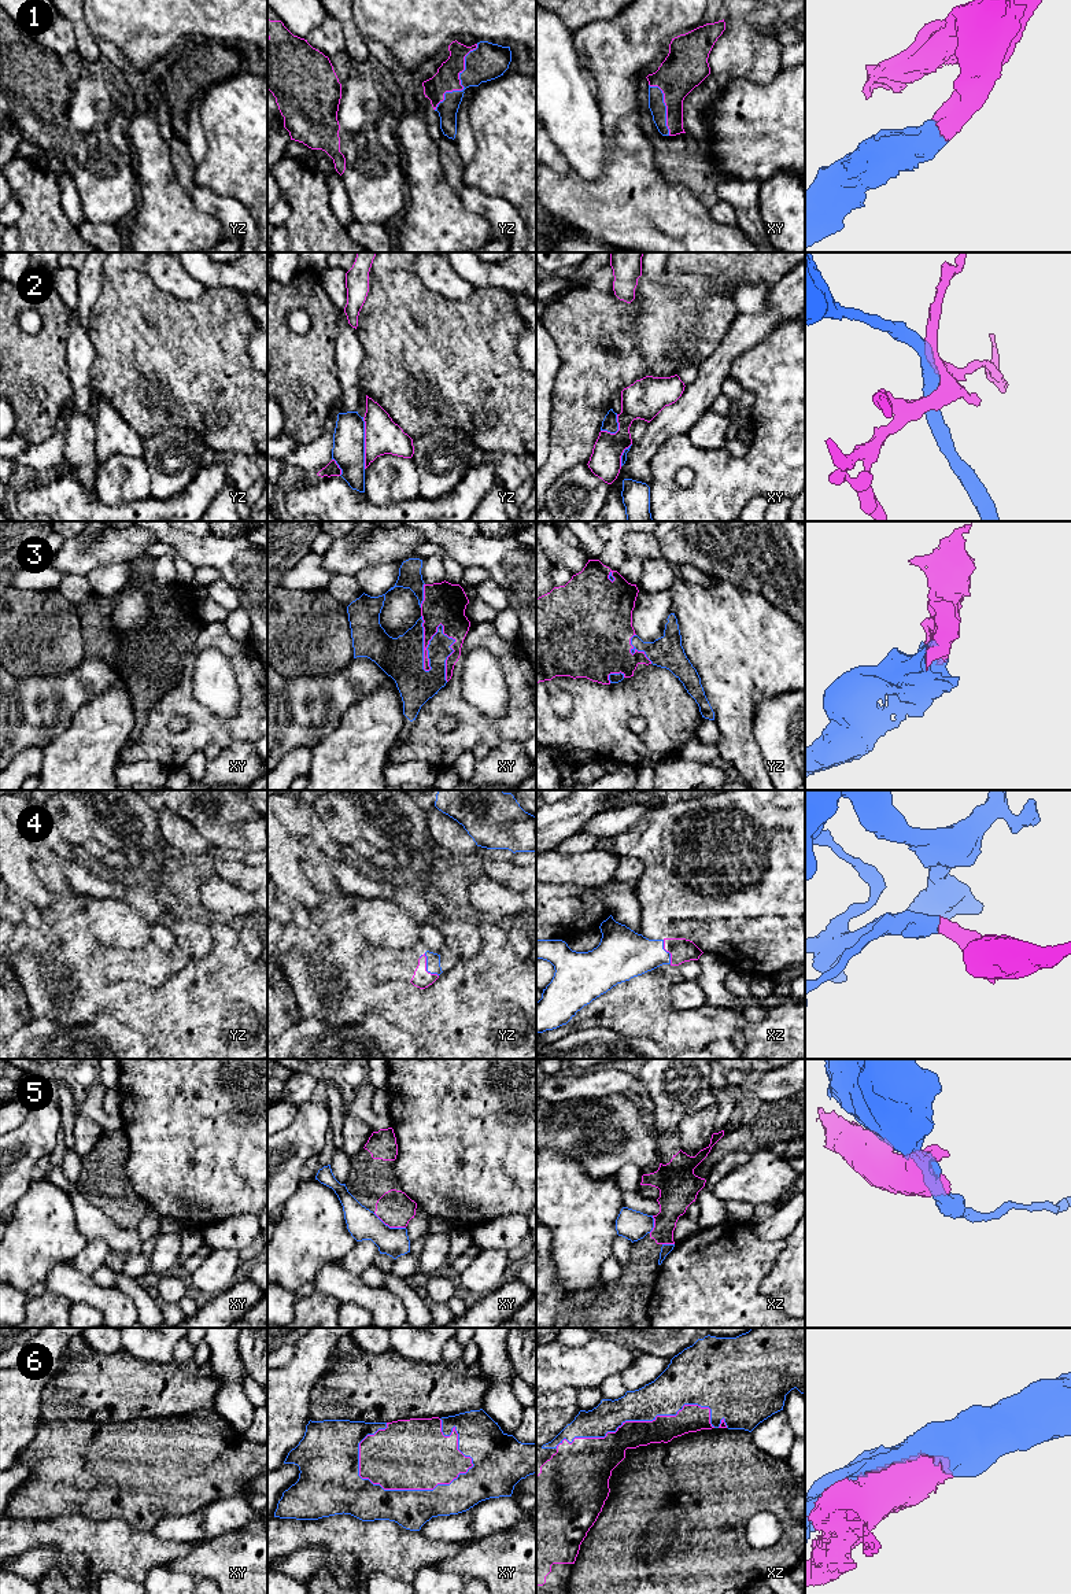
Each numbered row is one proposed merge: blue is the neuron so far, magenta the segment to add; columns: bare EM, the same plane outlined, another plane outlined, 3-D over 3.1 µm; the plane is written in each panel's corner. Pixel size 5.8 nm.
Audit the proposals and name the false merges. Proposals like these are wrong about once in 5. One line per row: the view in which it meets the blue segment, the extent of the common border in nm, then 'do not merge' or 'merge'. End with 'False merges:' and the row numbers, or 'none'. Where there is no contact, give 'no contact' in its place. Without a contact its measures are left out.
1: contact in yz; length 460 nm; merge
2: contact in yz; length 300 nm; do not merge
3: contact in xy; length 420 nm; merge
4: contact in yz; length 160 nm; merge
5: contact in xy; length 220 nm; do not merge
6: contact in xy; length 700 nm; merge
False merges: 2, 5

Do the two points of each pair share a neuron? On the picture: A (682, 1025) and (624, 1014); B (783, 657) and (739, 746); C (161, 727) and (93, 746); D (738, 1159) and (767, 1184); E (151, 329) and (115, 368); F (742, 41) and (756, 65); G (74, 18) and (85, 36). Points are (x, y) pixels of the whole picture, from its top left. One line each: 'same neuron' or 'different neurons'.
A: same neuron
B: same neuron
C: different neurons
D: different neurons
E: same neuron
F: same neuron
G: same neuron

